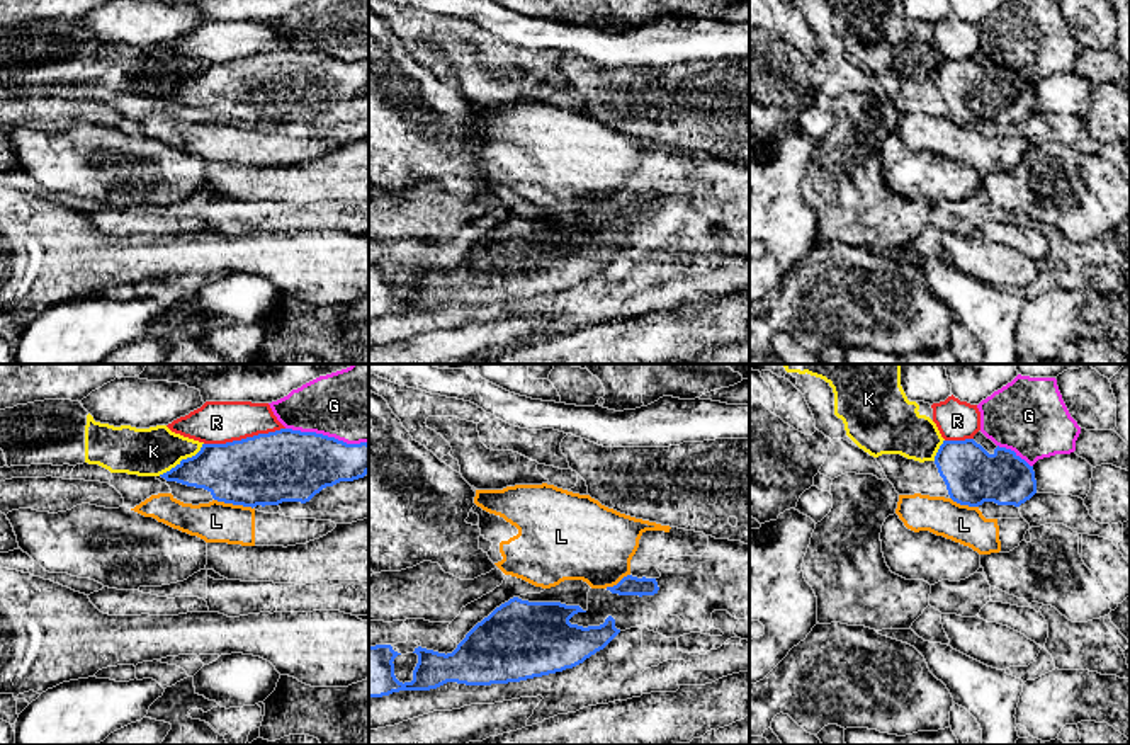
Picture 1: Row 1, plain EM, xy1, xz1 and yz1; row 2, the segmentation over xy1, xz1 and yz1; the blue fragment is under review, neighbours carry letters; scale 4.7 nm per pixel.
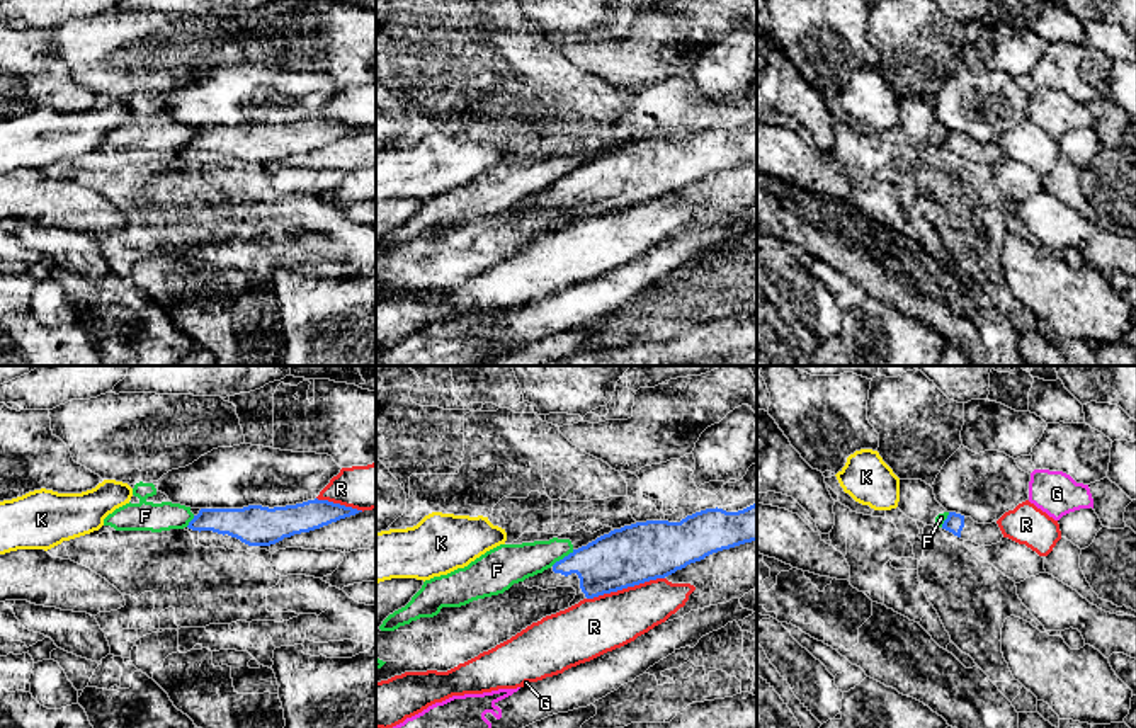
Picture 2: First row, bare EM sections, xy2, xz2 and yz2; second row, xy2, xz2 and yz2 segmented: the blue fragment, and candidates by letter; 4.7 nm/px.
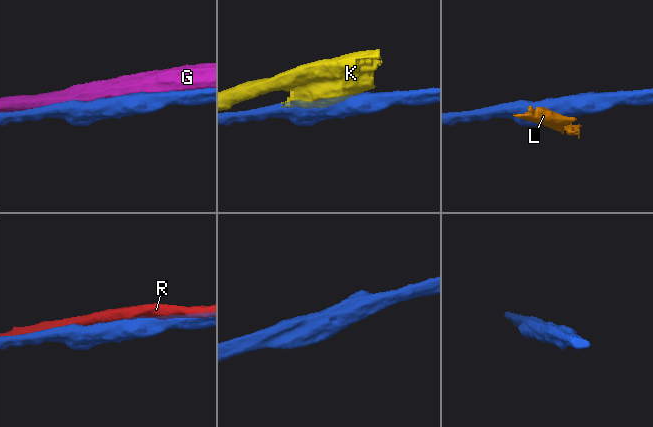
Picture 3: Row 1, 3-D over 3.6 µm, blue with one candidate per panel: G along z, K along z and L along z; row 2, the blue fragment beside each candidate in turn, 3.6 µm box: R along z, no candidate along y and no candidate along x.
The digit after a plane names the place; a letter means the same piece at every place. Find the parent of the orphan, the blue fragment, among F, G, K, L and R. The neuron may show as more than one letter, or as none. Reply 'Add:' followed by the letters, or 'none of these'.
Add: none of these

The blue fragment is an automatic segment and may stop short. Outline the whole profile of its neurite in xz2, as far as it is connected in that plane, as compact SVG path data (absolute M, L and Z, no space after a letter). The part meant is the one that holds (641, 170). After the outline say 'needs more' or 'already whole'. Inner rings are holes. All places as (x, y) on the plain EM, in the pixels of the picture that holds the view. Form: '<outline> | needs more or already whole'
M757 122L738 131L726 131L718 126L706 128L687 134L680 141L646 139L614 148L587 165L573 168L542 192L525 197L524 204L542 209L573 206L577 214L570 221L571 226L583 218L594 218L650 199L665 197L713 172L752 160L757 160Z | needs more

